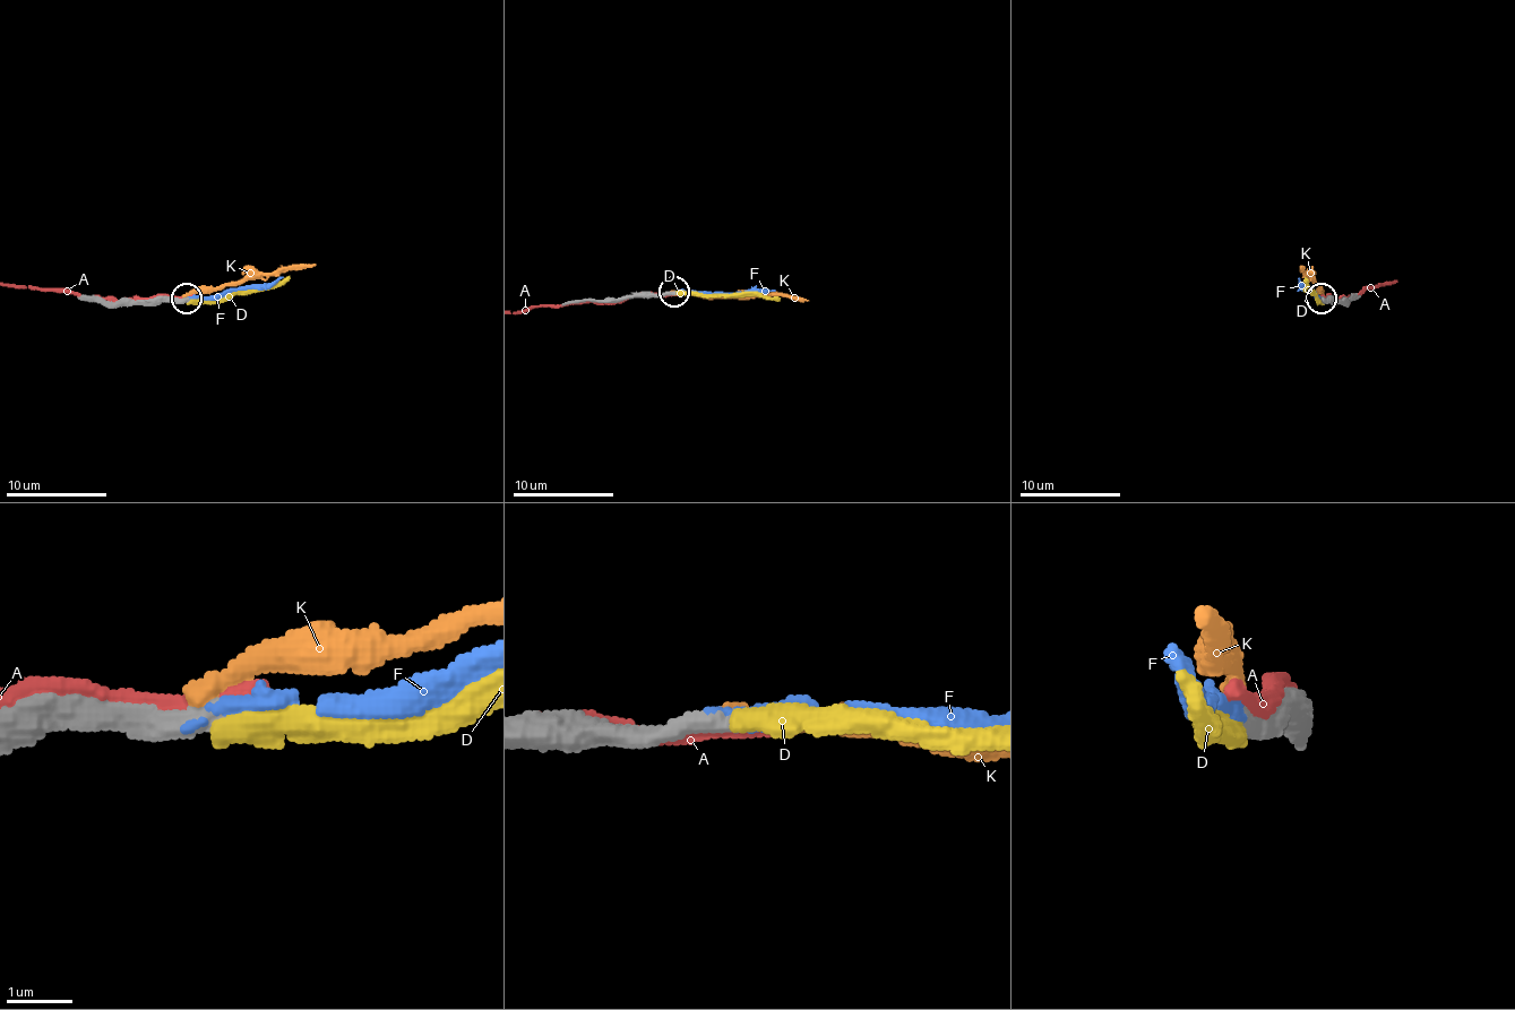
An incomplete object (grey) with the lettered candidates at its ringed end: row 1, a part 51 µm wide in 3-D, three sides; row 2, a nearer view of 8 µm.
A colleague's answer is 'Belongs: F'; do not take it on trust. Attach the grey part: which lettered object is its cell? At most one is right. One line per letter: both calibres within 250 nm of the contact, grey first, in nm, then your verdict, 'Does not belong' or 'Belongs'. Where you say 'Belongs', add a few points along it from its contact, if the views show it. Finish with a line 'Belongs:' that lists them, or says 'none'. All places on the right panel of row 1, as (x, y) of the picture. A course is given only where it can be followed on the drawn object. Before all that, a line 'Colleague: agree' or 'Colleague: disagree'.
Colleague: agree
A: Thickness 380 nm (grey) against 220 nm. Does not belong
D: Thickness 360 nm (grey) against 380 nm. Does not belong
F: Thickness 400 nm (grey) against 240 nm. Belongs. Its course: (1323, 300), (1303, 288), (1298, 278)
K: Thickness 360 nm (grey) against 300 nm. Does not belong
Belongs: F

